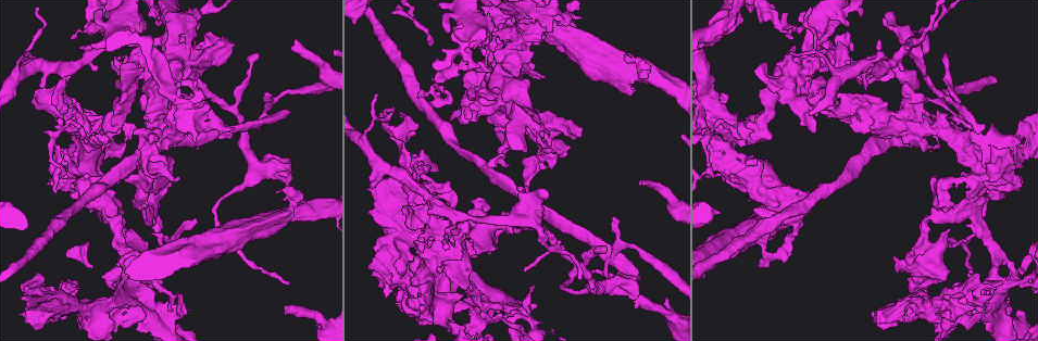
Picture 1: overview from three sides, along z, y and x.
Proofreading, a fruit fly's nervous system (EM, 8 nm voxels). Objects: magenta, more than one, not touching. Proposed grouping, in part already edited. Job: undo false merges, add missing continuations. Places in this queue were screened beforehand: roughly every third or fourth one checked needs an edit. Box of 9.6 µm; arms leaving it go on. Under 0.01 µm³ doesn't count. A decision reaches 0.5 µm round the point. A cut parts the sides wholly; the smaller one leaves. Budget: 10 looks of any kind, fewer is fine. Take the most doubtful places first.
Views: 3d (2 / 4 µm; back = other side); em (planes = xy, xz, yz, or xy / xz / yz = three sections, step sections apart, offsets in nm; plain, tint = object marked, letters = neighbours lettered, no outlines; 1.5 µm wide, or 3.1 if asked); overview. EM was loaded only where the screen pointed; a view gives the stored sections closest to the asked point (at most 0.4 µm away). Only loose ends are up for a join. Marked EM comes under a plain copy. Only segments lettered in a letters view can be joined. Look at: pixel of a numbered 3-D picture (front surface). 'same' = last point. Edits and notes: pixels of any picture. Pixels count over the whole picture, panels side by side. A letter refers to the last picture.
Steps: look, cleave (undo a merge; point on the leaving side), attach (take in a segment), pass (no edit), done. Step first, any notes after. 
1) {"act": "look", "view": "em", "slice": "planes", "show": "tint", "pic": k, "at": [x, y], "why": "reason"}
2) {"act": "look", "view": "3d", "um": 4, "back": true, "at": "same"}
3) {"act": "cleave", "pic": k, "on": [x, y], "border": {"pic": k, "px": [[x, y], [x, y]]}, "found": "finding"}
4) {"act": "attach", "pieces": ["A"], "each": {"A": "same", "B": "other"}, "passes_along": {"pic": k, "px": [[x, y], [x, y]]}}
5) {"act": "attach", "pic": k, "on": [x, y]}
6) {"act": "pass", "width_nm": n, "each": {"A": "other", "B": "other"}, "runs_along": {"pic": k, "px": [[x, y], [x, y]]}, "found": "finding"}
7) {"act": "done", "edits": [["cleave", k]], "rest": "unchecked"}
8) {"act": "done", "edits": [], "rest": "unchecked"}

{"act": "look", "view": "em", "slice": "yz", "step": 8, "show": "tint", "pic": 1, "at": [921, 220], "why": "thick turns thin"}

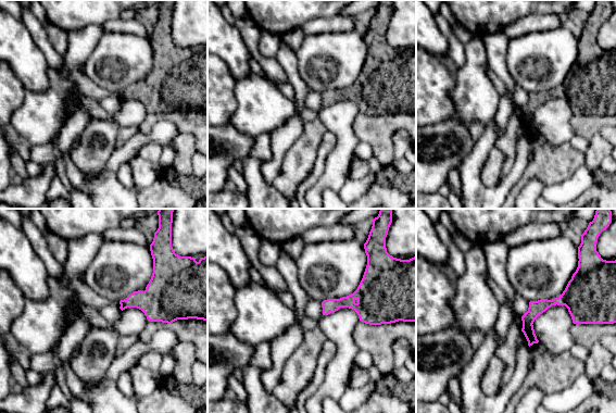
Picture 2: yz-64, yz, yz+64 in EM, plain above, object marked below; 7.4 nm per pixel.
{"act": "look", "view": "em", "slice": "yz", "step": 8, "show": "letters", "at": "same"}

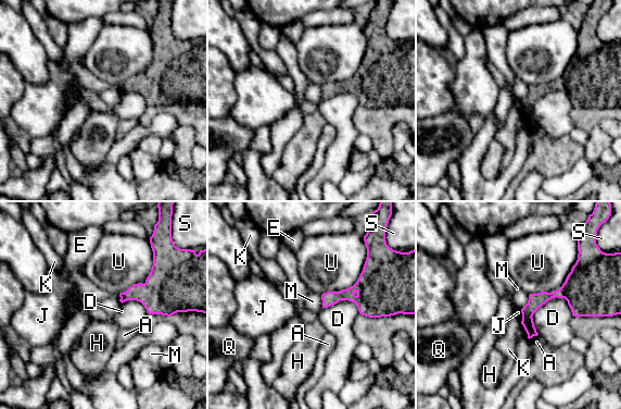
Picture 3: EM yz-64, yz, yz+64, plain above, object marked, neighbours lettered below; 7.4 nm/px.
{"act": "pass", "each": {"A": "other", "D": "other", "E": "other", "H": "other", "J": "other", "K": "other", "M": "other", "Q": "other", "S": "other", "U": "other"}, "border": {"pic": 3, "px": [[529, 295], [528, 301], [520, 309]]}, "found": "one neuron here"}

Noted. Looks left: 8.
{"act": "look", "view": "em", "slice": "yz", "step": 8, "show": "tint", "pic": 1, "at": [480, 318], "why": "abrupt turn"}

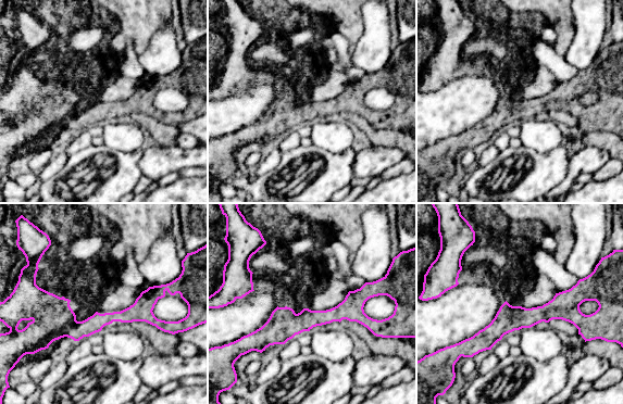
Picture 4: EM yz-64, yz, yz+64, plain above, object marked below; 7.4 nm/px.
{"act": "look", "view": "em", "slice": "planes", "show": "letters", "at": "same"}

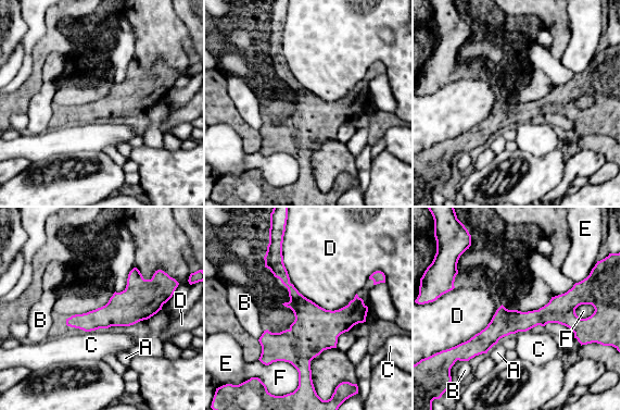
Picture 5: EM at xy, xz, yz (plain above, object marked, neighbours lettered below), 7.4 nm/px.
{"act": "pass", "each": {"A": "other", "B": "other", "C": "other", "D": "other", "E": "other", "F": "other"}, "runs_along": {"pic": 5, "px": [[578, 299], [466, 345]]}, "found": "continuous, no second neuron"}

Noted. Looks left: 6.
{"act": "look", "view": "em", "slice": "planes", "show": "letters", "pic": 1, "at": [288, 111], "why": "free end"}

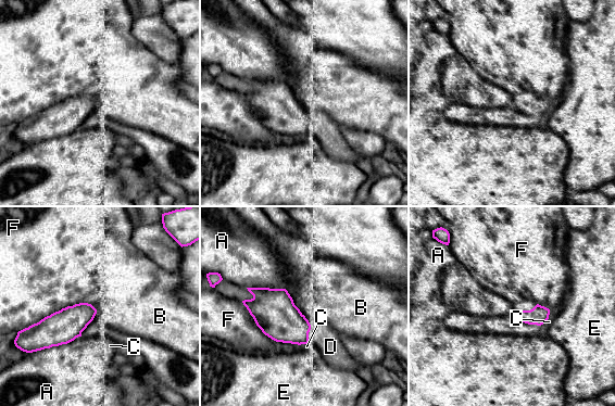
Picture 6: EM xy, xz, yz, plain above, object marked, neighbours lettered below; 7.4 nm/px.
{"act": "pass", "each": {"A": "other", "B": "other", "C": "other", "D": "other", "E": "other", "F": "other"}, "border": {"pic": 6, "px": [[80, 335], [66, 343], [33, 352]]}, "found": "none of them fits"}

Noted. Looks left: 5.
{"act": "look", "view": "em", "slice": "xy", "step": 4, "show": "tint", "pic": 1, "at": [371, 184], "why": "thick end"}

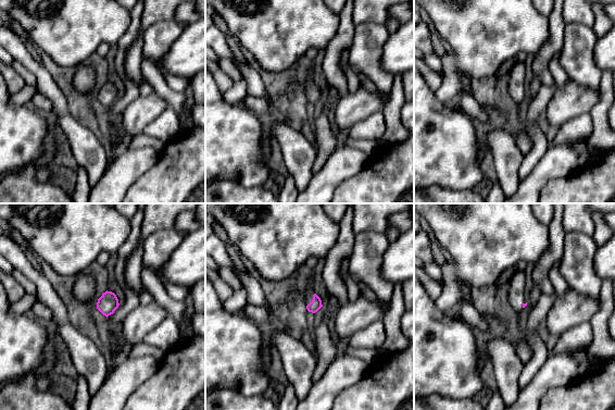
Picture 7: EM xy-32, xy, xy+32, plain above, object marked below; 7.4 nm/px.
{"act": "look", "view": "em", "slice": "planes", "show": "letters", "at": "same", "why": "another direction"}

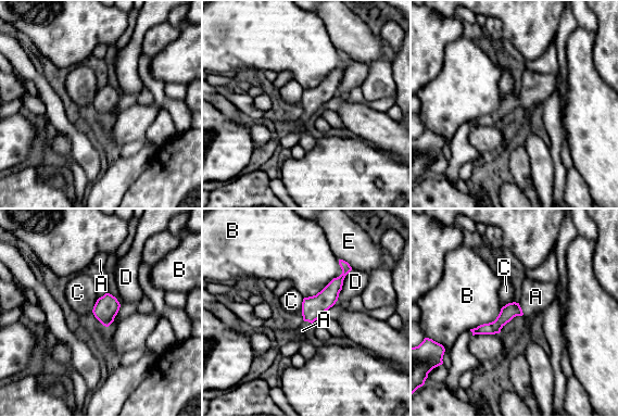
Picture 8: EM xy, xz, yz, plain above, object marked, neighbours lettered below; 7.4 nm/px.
{"act": "attach", "pic": 8, "on": [535, 297], "each": {"A": "same", "B": "other", "C": "other", "D": "other", "E": "other"}, "passes_along": {"pic": 8, "px": [[509, 311], [521, 310], [535, 297]]}, "found": "the neuron continues"}

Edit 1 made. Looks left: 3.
{"act": "done", "edits": [["attach", 8]], "rest": "unchecked"}

